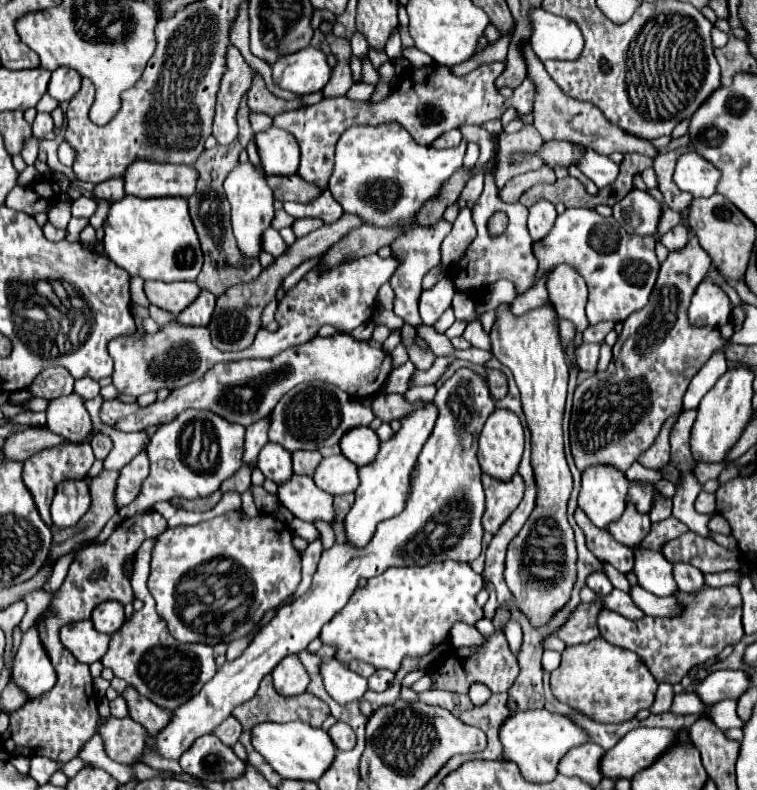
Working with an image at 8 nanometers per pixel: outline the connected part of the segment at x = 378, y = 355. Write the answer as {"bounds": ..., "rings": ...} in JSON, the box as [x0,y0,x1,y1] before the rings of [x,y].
{"bounds":[116,334,392,432],"rings":[[[334,334],[326,338],[316,336],[310,342],[292,346],[274,358],[216,364],[200,380],[172,390],[166,400],[156,400],[154,404],[140,408],[140,412],[120,420],[116,428],[122,432],[140,432],[152,424],[166,424],[174,420],[186,408],[208,408],[236,424],[250,426],[252,422],[268,416],[278,400],[296,384],[322,380],[338,386],[350,396],[368,398],[382,390],[390,372],[392,360],[390,354],[386,354],[382,348],[374,348],[368,342],[356,340],[350,334]]]}

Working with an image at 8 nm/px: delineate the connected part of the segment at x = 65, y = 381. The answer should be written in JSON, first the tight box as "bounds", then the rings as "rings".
{"bounds":[32,368,74,398],"rings":[[[46,368],[32,382],[32,394],[40,398],[60,398],[74,392],[74,376],[66,368]]]}

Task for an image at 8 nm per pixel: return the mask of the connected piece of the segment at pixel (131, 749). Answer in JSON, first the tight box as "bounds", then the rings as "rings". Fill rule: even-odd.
{"bounds":[100,715,148,764],"rings":[[[111,715],[106,726],[100,728],[100,736],[104,738],[108,756],[114,762],[128,764],[128,760],[132,760],[132,756],[136,756],[136,752],[144,748],[144,736],[148,736],[148,732],[130,716],[117,718]]]}

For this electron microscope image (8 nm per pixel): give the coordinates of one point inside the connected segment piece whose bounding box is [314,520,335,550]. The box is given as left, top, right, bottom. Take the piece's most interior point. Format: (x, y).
(327, 534)

